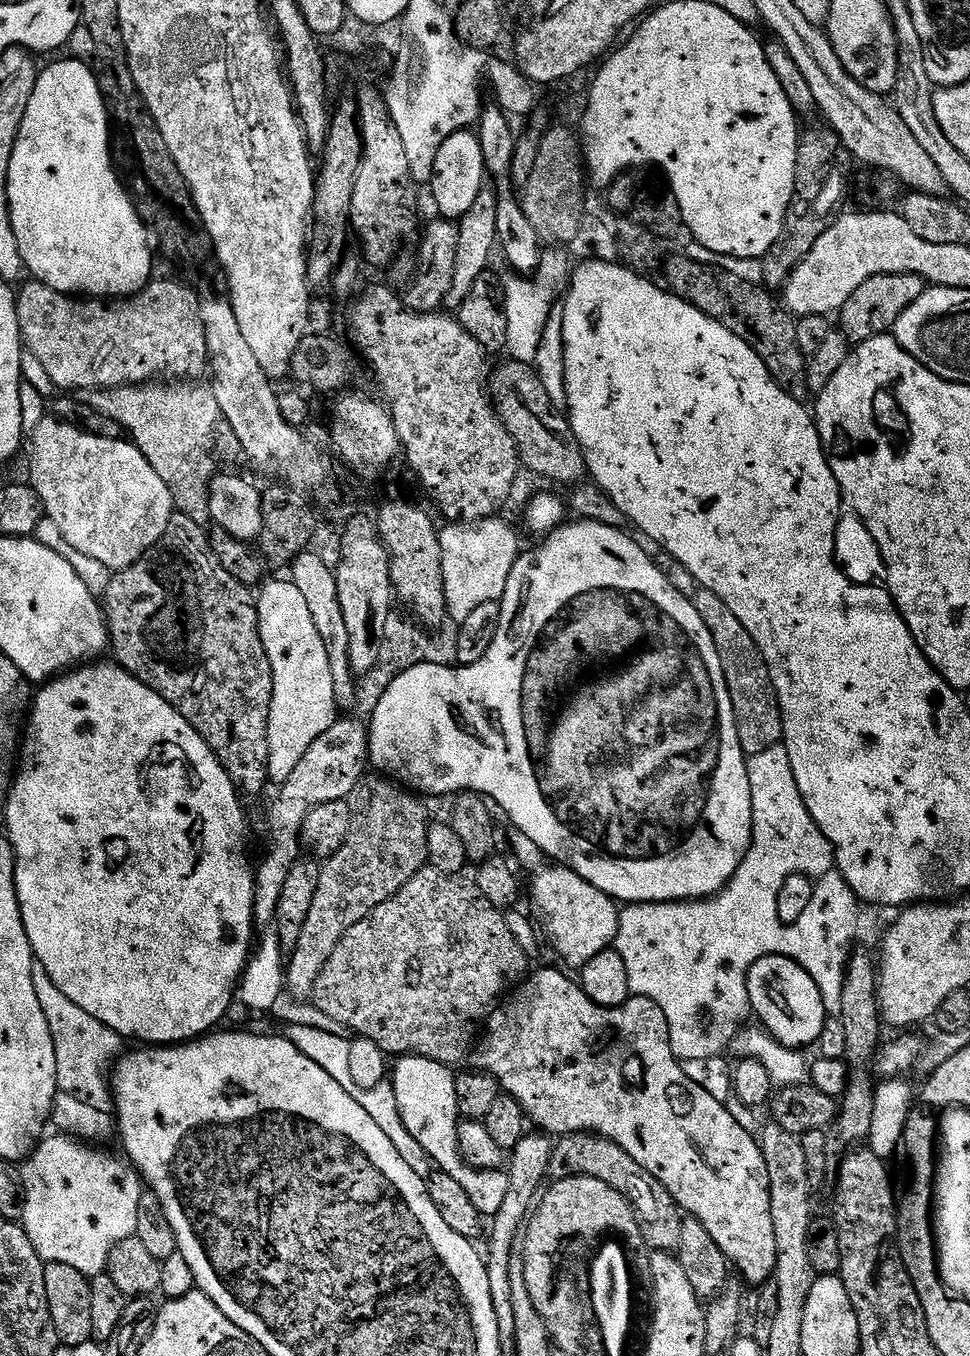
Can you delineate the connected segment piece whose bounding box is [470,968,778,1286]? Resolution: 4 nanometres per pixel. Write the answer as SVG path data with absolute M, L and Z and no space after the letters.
M540 968L535 972L536 969L515 989L512 995L516 996L509 995L492 1009L492 1014L482 1029L482 1035L471 1053L470 1061L472 1060L473 1064L471 1067L494 1077L501 1089L520 1103L525 1116L539 1131L556 1138L568 1136L571 1132L595 1132L597 1136L605 1136L607 1140L612 1140L618 1146L622 1146L622 1150L626 1150L626 1154L630 1154L630 1158L634 1158L634 1162L638 1162L642 1170L650 1170L650 1174L654 1174L654 1178L658 1178L658 1182L666 1186L666 1190L680 1207L681 1213L694 1217L698 1222L702 1222L702 1226L706 1226L714 1242L722 1246L722 1254L726 1254L729 1265L735 1271L737 1268L744 1275L745 1285L748 1283L763 1286L769 1283L776 1275L778 1242L774 1242L774 1218L770 1218L770 1174L766 1166L766 1158L760 1149L760 1141L753 1133L747 1132L734 1122L724 1102L710 1098L701 1086L692 1082L683 1073L681 1061L674 1054L668 1041L668 1023L659 1006L645 996L632 996L622 1006L603 1008L585 994L573 977L571 980L567 976L569 975L567 971L564 973L556 968Z

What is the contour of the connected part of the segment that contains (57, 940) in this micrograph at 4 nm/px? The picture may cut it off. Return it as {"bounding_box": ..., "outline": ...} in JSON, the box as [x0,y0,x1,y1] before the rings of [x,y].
{"bounding_box":[6,662,256,1046],"outline":[[[92,662],[87,666],[65,671],[63,674],[47,681],[41,687],[44,689],[37,696],[35,693],[30,704],[30,723],[26,728],[26,739],[22,744],[22,755],[19,757],[18,771],[15,773],[12,782],[12,792],[8,796],[8,811],[6,813],[6,819],[8,819],[6,835],[12,841],[12,849],[16,855],[16,889],[18,890],[18,902],[22,910],[22,922],[26,926],[26,934],[30,938],[30,946],[35,961],[45,967],[46,973],[50,976],[50,981],[54,982],[54,986],[58,986],[58,990],[62,990],[66,994],[66,998],[70,1002],[74,1002],[74,1006],[80,1006],[82,1010],[86,1010],[86,1013],[90,1014],[92,1018],[104,1023],[110,1030],[122,1036],[125,1041],[141,1040],[139,1043],[144,1046],[179,1046],[211,1033],[219,1025],[216,1023],[227,1014],[232,1000],[234,1004],[240,978],[244,975],[244,967],[250,959],[250,949],[254,944],[254,936],[252,940],[252,932],[254,933],[252,915],[254,914],[254,898],[256,897],[256,877],[254,875],[254,864],[248,861],[248,816],[244,813],[243,806],[240,805],[242,796],[235,782],[230,779],[228,772],[220,765],[218,758],[210,750],[210,746],[206,746],[206,742],[194,730],[194,726],[190,726],[190,722],[186,722],[186,718],[182,718],[182,714],[178,714],[174,710],[174,706],[167,704],[158,694],[154,694],[154,690],[147,688],[141,680],[134,678],[119,664],[115,662],[109,662],[109,664],[96,663],[100,662]]]}

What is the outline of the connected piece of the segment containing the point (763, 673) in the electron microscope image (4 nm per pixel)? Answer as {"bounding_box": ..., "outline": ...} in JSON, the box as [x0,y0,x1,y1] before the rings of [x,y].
{"bounding_box":[694,588,784,757],"outline":[[[700,588],[694,597],[698,614],[702,614],[702,622],[706,622],[706,630],[710,630],[710,638],[714,638],[714,646],[718,650],[718,658],[722,662],[722,674],[726,678],[726,686],[730,694],[730,702],[734,706],[734,722],[738,726],[738,742],[742,746],[745,757],[762,754],[762,750],[770,750],[770,746],[781,743],[784,739],[782,730],[782,714],[776,691],[770,679],[770,670],[760,653],[760,647],[750,638],[750,630],[734,618],[734,613],[718,594]]]}

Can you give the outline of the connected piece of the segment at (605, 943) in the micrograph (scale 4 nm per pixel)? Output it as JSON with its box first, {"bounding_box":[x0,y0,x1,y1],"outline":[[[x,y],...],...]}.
{"bounding_box":[531,866,621,969],"outline":[[[545,866],[535,873],[531,880],[532,900],[536,903],[541,918],[544,919],[544,928],[548,931],[548,936],[552,939],[557,954],[569,964],[569,966],[567,965],[569,969],[584,968],[586,962],[590,962],[590,958],[594,958],[594,954],[605,951],[615,941],[616,931],[620,925],[621,909],[612,897],[607,896],[602,890],[598,890],[590,882],[586,882],[576,872],[563,866]]]}

